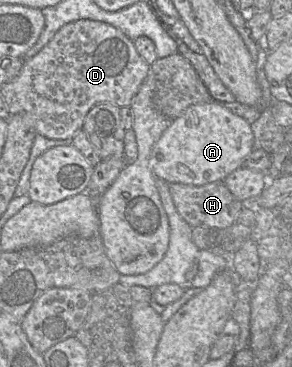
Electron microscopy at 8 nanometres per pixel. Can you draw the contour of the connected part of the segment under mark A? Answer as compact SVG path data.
M211 100L188 107L154 144L149 164L156 178L167 183L202 186L224 179L239 167L254 148L251 125L221 103Z

